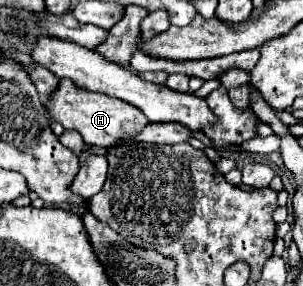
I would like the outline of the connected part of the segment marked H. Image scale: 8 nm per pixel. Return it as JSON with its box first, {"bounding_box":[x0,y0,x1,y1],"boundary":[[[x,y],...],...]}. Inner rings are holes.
{"bounding_box":[47,78,149,148],"boundary":[[[63,78],[59,82],[59,90],[53,96],[49,96],[47,108],[49,108],[49,116],[53,116],[57,122],[61,122],[63,128],[77,130],[77,132],[81,132],[81,136],[87,144],[103,146],[103,148],[111,148],[119,140],[135,138],[149,124],[145,114],[139,108],[135,108],[133,104],[129,104],[125,100],[117,100],[117,98],[101,94],[101,92],[91,92],[91,90],[79,88],[73,80],[67,80],[67,78]]]}

